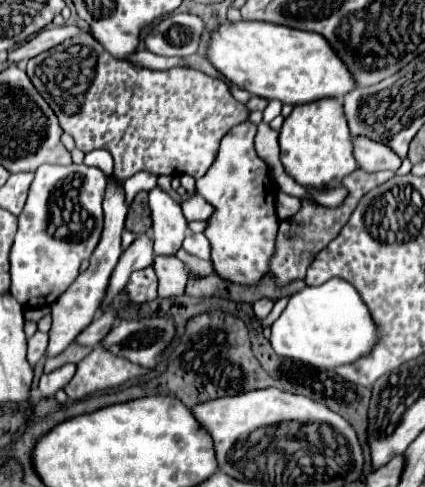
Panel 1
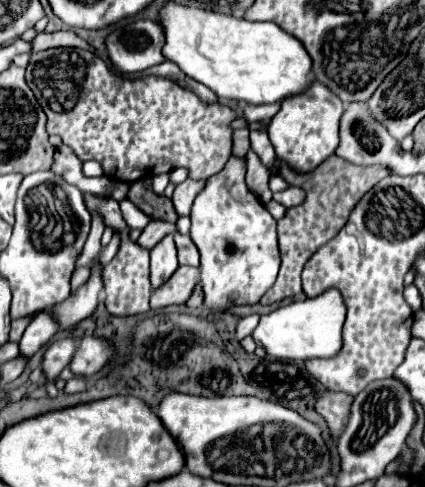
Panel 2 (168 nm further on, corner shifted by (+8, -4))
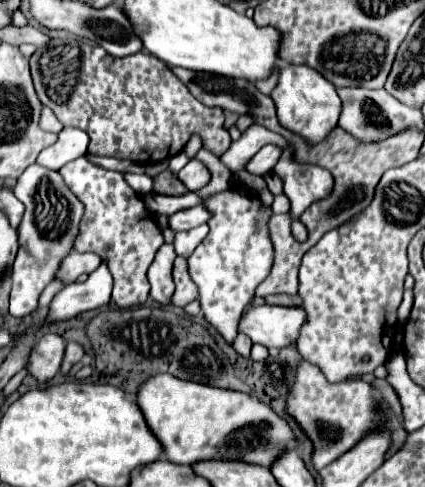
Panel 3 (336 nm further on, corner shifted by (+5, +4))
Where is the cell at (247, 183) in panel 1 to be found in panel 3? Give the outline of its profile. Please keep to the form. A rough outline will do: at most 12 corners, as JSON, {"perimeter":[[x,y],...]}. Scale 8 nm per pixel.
{"perimeter":[[213,194],[189,258],[205,320],[233,344],[271,270],[271,210]]}

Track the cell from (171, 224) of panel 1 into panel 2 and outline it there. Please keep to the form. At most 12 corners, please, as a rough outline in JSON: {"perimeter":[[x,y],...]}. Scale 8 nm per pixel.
{"perimeter":[[172,236],[150,250],[152,288],[178,268]]}

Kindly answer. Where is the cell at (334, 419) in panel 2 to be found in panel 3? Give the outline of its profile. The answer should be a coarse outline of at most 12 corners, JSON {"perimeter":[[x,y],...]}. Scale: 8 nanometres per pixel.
{"perimeter":[[301,360],[287,414],[321,470],[393,428],[363,380],[331,384]]}

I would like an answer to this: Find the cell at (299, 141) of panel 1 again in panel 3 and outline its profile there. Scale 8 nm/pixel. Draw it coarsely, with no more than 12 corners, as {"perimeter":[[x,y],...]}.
{"perimeter":[[303,64],[271,92],[281,126],[311,144],[341,114],[335,86]]}

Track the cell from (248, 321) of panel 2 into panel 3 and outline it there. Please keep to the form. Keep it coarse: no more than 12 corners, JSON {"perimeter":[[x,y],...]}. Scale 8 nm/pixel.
{"perimeter":[[243,334],[235,338],[233,348],[239,356],[249,358],[251,342]]}

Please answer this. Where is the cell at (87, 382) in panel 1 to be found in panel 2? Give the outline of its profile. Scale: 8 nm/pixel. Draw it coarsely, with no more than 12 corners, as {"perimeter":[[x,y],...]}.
{"perimeter":[[84,376],[70,378],[66,382],[64,394],[76,394],[86,390]]}

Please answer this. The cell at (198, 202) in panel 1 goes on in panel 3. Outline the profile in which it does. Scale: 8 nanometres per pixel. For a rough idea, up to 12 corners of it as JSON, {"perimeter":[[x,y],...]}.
{"perimeter":[[195,158],[177,176],[189,190],[211,180],[207,166]]}

